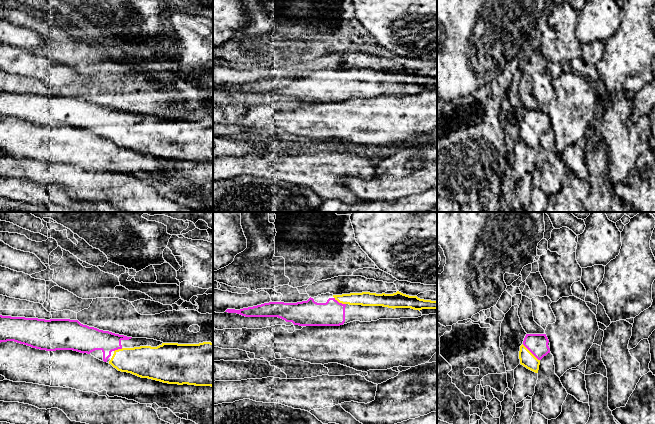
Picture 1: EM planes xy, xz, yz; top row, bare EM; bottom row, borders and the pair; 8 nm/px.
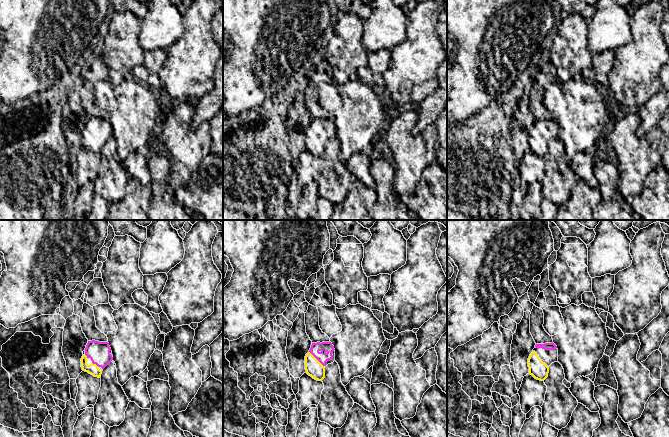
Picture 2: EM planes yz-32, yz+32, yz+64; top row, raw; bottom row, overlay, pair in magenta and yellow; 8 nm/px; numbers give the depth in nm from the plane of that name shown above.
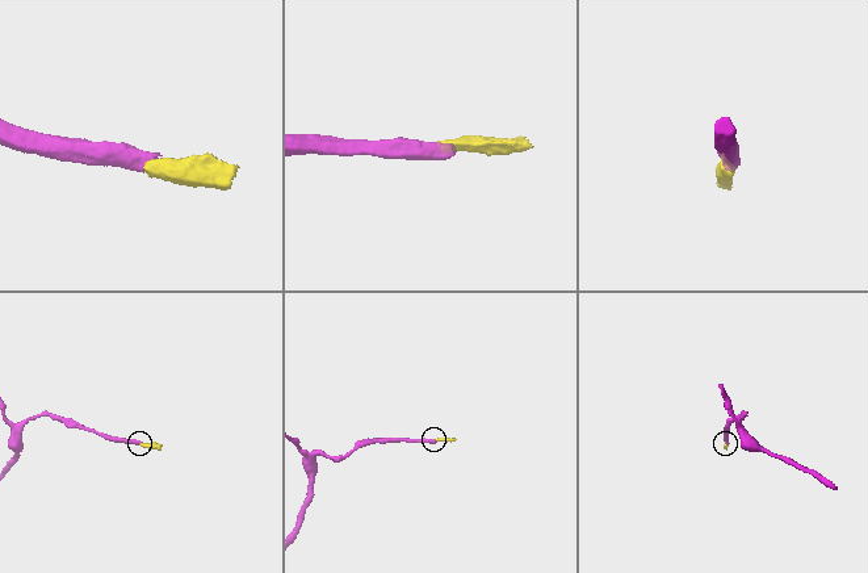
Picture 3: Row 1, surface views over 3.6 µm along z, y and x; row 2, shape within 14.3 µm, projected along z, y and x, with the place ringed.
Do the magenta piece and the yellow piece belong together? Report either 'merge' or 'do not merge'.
merge

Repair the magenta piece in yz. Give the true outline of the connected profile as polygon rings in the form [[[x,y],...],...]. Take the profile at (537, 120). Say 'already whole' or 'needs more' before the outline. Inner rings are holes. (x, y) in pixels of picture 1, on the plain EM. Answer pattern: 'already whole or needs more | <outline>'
needs more | [[[526,110],[520,122],[520,140],[538,149],[540,136],[550,129],[549,116],[546,110]]]

